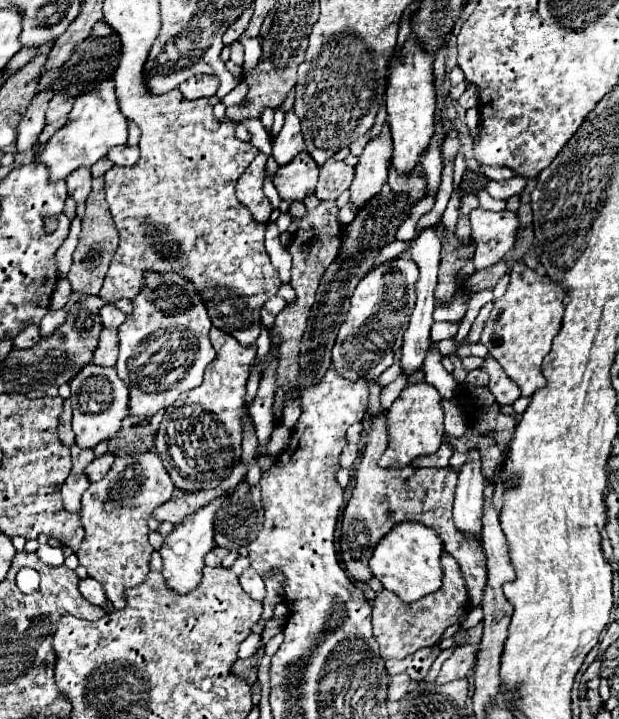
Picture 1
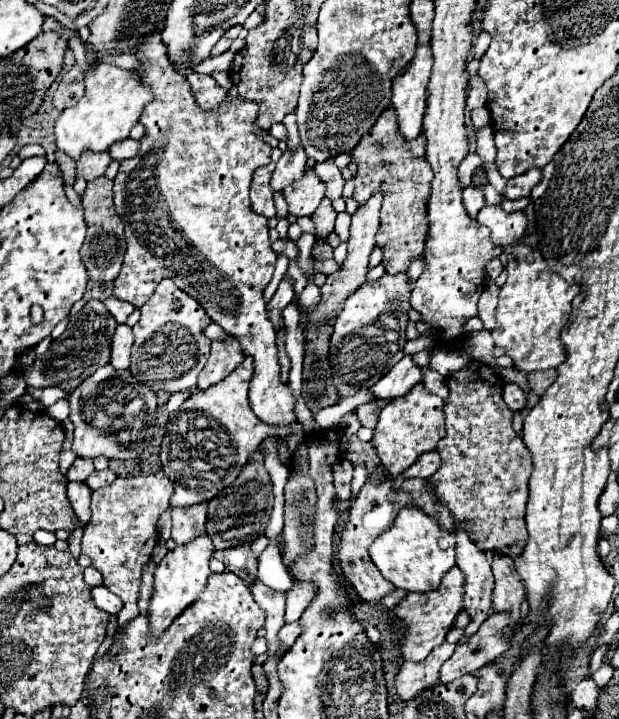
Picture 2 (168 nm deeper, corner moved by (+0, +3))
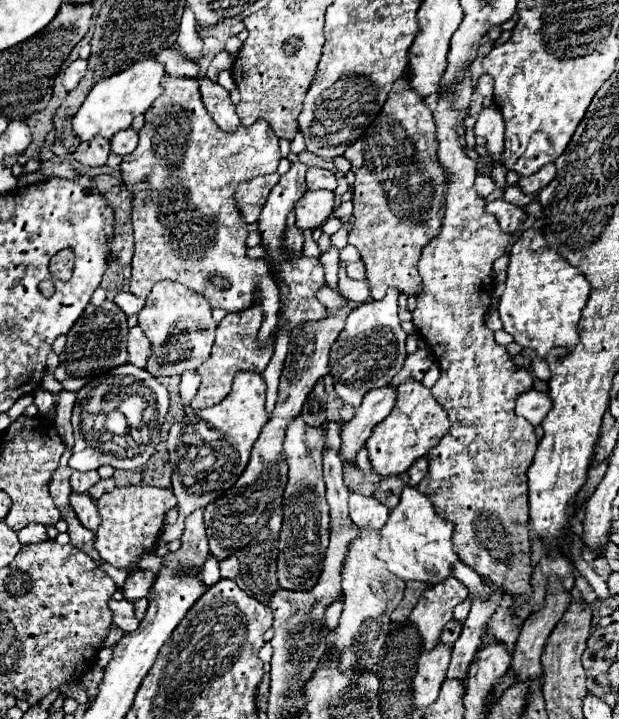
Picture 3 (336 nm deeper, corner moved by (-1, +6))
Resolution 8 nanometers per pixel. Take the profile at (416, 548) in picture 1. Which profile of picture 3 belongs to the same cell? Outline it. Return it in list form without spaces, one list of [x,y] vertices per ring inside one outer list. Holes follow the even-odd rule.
[[[404,487],[398,507],[390,511],[390,519],[380,531],[378,559],[384,561],[386,569],[402,581],[414,579],[436,585],[450,577],[452,565],[458,561],[456,553],[452,551],[452,531],[454,523],[442,519],[426,495],[414,487]]]

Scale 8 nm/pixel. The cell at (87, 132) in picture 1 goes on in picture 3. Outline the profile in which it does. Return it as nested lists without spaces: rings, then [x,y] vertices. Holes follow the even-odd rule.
[[[146,59],[146,61],[130,65],[126,71],[118,75],[106,77],[100,83],[96,83],[92,91],[88,93],[84,105],[72,119],[74,131],[80,137],[80,141],[88,141],[96,135],[112,139],[112,135],[116,135],[118,131],[128,129],[132,119],[136,115],[146,113],[148,107],[152,107],[154,99],[162,93],[164,75],[166,75],[166,69],[162,63],[158,63],[156,59]]]

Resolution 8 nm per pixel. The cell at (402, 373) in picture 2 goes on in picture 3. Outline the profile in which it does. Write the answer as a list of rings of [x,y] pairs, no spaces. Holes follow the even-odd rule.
[[[392,387],[374,389],[364,397],[362,405],[354,411],[352,421],[348,421],[340,433],[342,463],[356,463],[358,451],[366,445],[376,423],[388,417],[388,413],[394,407],[394,401],[396,401],[396,389]]]

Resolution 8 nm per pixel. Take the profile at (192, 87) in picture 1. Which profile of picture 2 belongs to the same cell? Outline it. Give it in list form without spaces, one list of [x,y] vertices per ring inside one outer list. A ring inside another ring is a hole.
[[[191,72],[191,74],[187,74],[187,80],[191,84],[191,92],[195,94],[197,104],[201,108],[205,108],[205,110],[217,108],[225,100],[225,96],[227,96],[227,92],[209,74]]]

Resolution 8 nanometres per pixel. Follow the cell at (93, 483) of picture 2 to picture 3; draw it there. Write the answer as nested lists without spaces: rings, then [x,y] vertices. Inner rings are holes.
[[[100,479],[90,491],[88,491],[88,495],[96,501],[96,499],[100,499],[100,495],[104,495],[104,493],[108,493],[108,491],[112,491],[114,489],[114,479]]]

